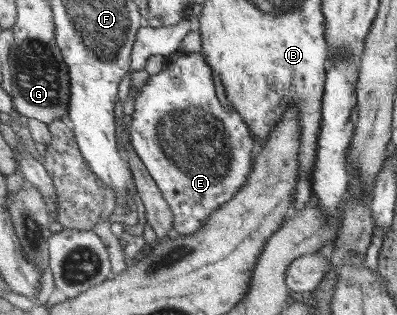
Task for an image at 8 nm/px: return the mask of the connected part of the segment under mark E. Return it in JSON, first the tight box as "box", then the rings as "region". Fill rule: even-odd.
{"box":[130,52,256,237],"region":[[[186,52],[172,64],[166,60],[167,57],[163,69],[150,76],[148,84],[135,99],[130,141],[174,212],[176,235],[183,237],[195,235],[199,229],[206,227],[214,212],[243,190],[255,164],[252,162],[252,150],[256,146],[256,138],[242,116],[234,108],[232,111],[226,110],[218,100],[218,88],[212,78],[213,69],[202,52]]]}

